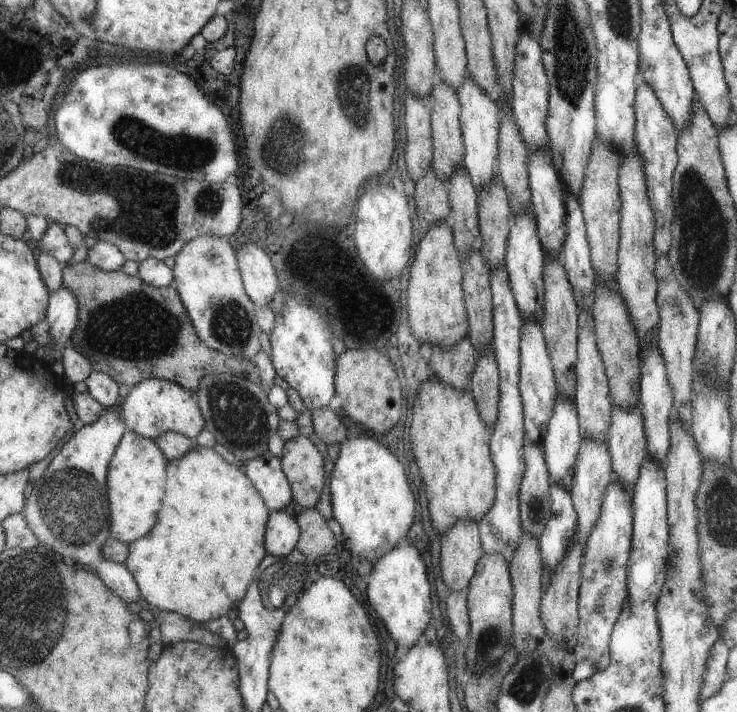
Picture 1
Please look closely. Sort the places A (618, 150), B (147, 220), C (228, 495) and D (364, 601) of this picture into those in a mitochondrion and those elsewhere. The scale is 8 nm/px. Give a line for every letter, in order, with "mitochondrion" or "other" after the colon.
A: other
B: mitochondrion
C: other
D: other

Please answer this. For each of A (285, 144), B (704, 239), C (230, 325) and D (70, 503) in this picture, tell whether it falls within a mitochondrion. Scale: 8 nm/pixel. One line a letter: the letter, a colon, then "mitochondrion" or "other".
A: mitochondrion
B: mitochondrion
C: mitochondrion
D: mitochondrion

